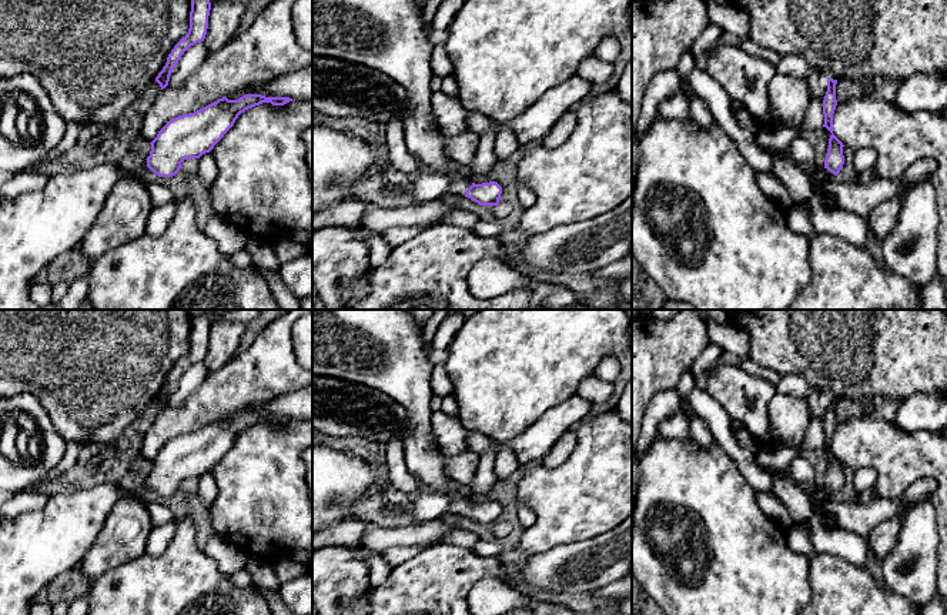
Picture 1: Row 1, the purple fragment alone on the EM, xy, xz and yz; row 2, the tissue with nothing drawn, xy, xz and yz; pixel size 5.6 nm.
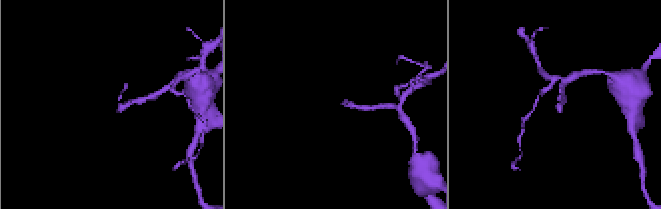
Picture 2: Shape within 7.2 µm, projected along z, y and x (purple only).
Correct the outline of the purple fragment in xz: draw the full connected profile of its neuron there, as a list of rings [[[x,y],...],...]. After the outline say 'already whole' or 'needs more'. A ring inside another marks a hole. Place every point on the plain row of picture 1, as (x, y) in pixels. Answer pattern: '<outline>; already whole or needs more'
[[[312,310],[312,375],[371,387],[401,404],[409,415],[409,427],[402,438],[408,471],[426,491],[451,497],[448,512],[465,515],[479,525],[499,525],[502,507],[498,502],[472,502],[471,495],[462,494],[459,484],[445,475],[431,425],[432,370],[422,328],[405,310]]]; needs more

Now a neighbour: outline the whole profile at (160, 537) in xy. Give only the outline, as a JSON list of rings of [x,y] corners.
[[[164,524],[160,527],[154,527],[150,532],[147,545],[145,545],[145,554],[148,556],[158,556],[164,554],[164,551],[168,548],[173,537],[175,534],[175,524]]]

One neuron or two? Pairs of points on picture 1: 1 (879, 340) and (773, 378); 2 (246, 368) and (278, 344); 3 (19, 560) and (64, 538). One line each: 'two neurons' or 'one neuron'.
1: two neurons
2: one neuron
3: one neuron

